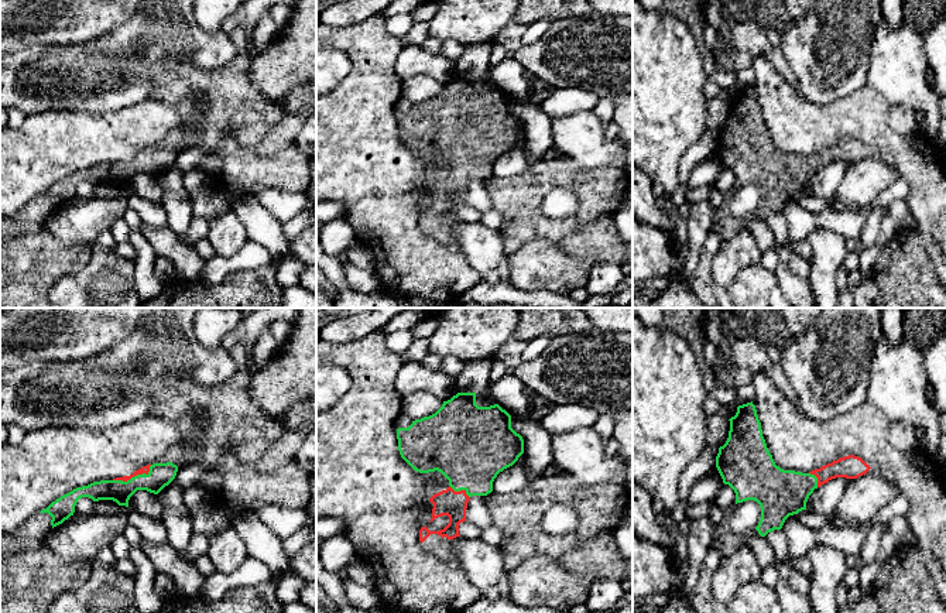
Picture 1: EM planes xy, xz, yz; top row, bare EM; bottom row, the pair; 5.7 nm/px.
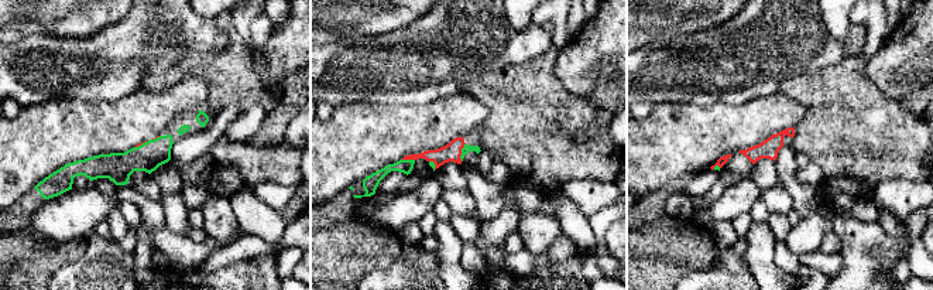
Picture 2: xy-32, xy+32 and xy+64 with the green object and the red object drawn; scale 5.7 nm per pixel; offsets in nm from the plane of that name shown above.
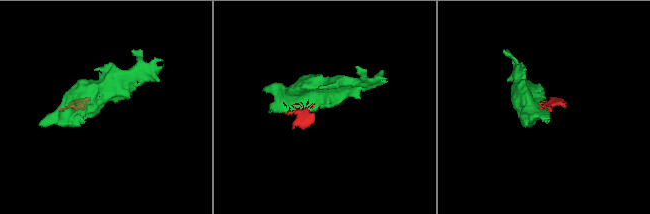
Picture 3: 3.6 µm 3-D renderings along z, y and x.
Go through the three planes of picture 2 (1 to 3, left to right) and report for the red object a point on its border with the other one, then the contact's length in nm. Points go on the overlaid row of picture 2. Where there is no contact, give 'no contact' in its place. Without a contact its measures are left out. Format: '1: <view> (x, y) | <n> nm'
1: xy-32 (141, 144) | 70 nm
2: xy+32 (462, 152) | 110 nm
3: xy+64 (716, 166) | 50 nm

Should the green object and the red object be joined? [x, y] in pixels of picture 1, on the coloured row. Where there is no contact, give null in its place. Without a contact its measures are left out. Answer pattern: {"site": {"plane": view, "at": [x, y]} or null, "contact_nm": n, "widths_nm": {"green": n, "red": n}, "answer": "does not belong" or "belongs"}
{"site": {"plane": "xy", "at": [134, 476]}, "contact_nm": 240, "widths_nm": {"green": 140, "red": 50}, "answer": "belongs"}

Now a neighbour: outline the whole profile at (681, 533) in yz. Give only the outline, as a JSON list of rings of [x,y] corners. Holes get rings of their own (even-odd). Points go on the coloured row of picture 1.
[[[683,518],[676,530],[673,531],[675,537],[675,569],[682,575],[688,568],[688,530],[690,527],[690,521]]]

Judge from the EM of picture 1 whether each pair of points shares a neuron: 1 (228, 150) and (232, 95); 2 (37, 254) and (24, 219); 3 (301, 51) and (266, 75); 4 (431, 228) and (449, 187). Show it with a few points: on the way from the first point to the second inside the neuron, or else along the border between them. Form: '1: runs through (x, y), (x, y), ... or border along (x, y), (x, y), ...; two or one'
1: runs through (219, 136), (219, 120), (228, 109); one
2: border along (40, 228), (14, 237); two
3: runs through (292, 60), (274, 72); one
4: runs through (442, 216), (453, 209), (453, 198); one

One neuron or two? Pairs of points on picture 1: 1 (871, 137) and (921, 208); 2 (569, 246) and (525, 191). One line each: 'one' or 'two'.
1: one
2: two

